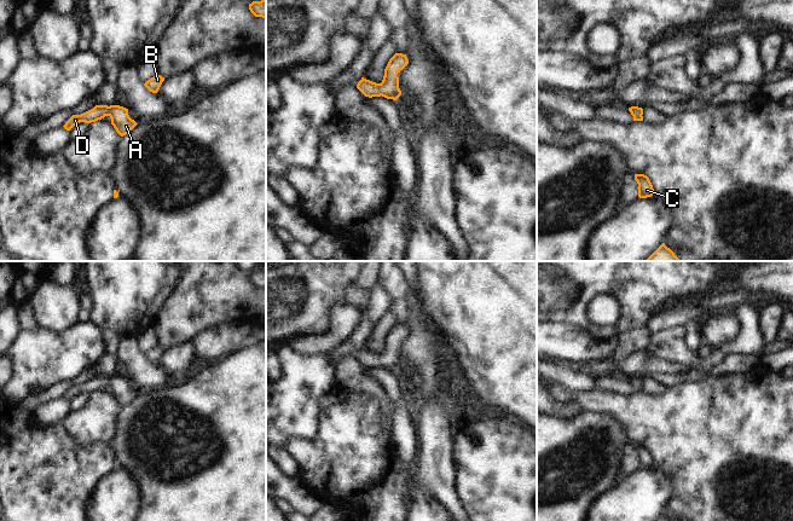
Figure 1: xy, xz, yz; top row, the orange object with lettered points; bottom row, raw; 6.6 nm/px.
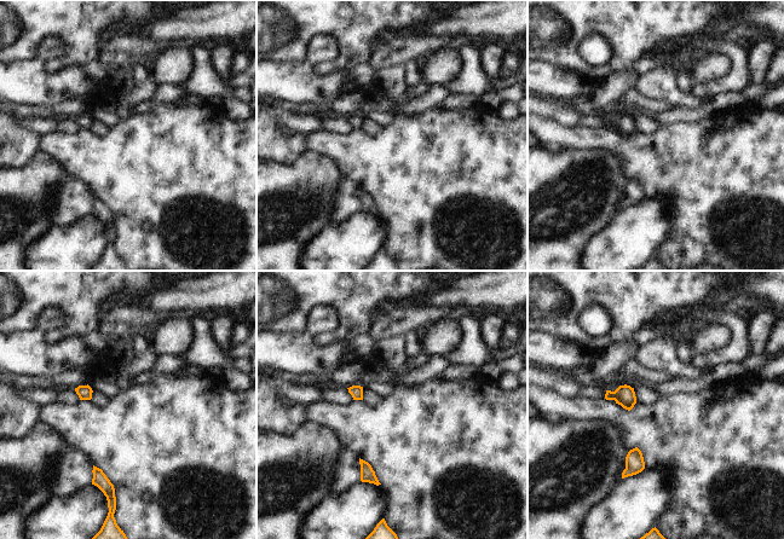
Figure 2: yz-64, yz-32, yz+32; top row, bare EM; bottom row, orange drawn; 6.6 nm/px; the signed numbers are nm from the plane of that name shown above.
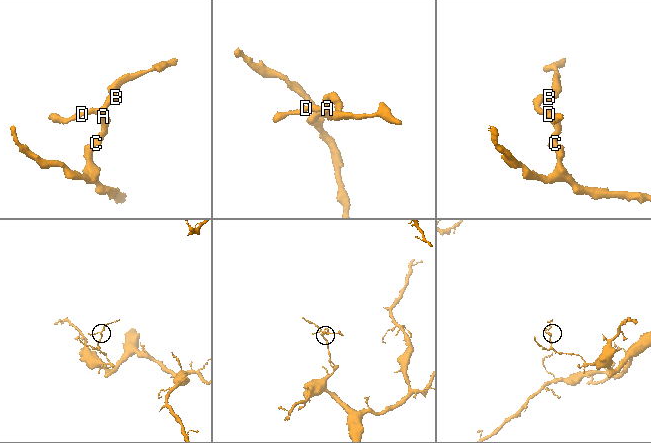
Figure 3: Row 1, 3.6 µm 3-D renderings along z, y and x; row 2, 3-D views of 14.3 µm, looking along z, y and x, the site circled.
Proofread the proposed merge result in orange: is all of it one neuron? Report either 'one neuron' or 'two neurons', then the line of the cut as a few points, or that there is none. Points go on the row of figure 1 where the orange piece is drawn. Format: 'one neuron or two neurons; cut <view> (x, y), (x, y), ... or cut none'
one neuron; cut none

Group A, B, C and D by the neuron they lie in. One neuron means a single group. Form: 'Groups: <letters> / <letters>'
Groups: A B C D

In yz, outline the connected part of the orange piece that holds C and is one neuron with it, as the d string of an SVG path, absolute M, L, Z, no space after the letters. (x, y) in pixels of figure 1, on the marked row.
M635 174L635 180L638 184L638 197L647 198L654 195L653 185L649 178L644 174Z

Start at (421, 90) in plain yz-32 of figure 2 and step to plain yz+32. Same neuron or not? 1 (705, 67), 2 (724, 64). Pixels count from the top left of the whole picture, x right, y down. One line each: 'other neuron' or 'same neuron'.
1: other neuron
2: other neuron

